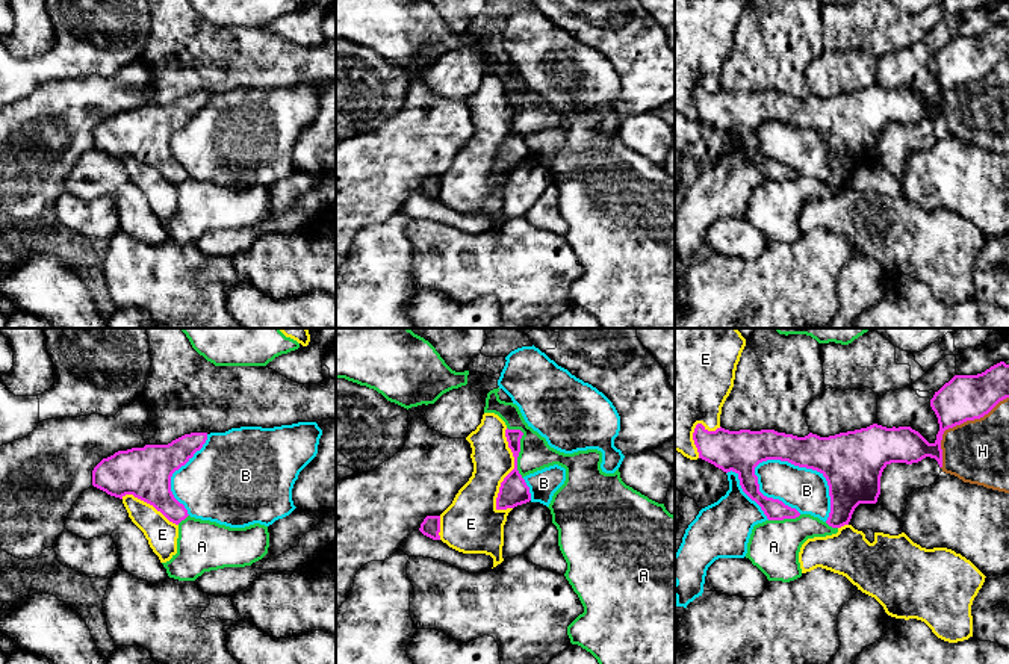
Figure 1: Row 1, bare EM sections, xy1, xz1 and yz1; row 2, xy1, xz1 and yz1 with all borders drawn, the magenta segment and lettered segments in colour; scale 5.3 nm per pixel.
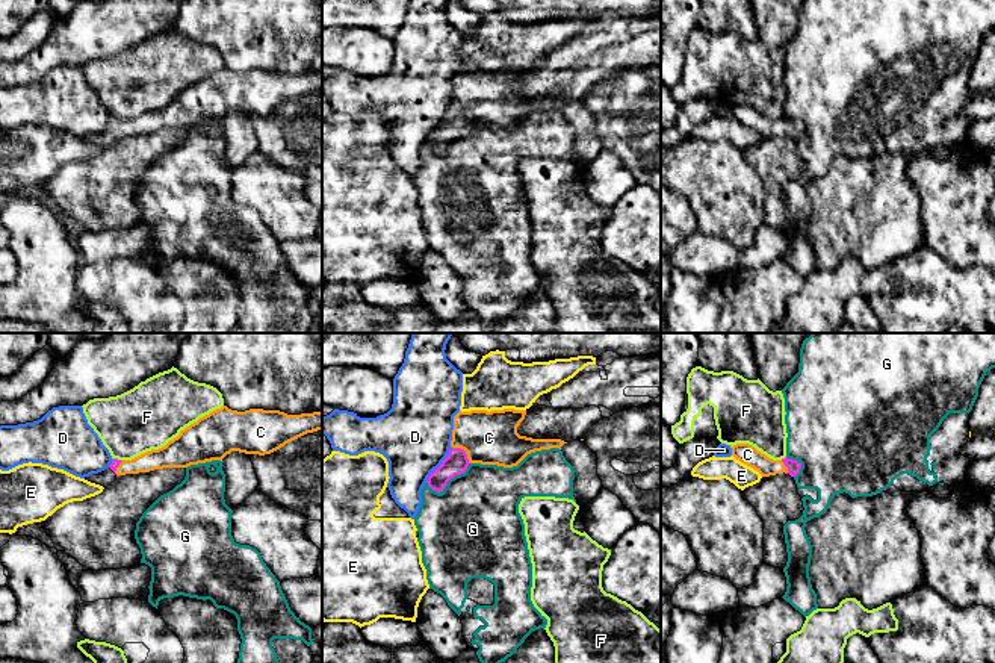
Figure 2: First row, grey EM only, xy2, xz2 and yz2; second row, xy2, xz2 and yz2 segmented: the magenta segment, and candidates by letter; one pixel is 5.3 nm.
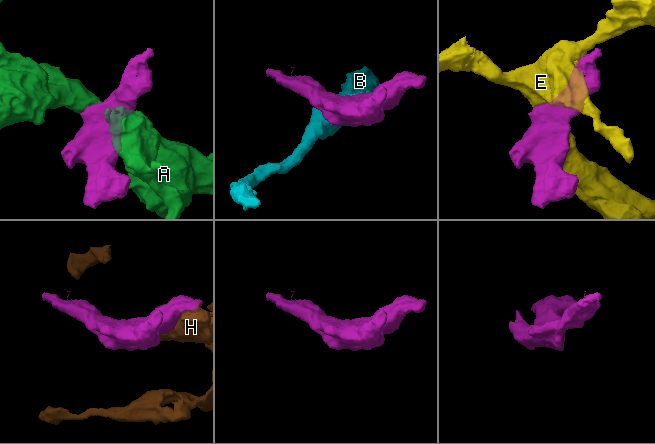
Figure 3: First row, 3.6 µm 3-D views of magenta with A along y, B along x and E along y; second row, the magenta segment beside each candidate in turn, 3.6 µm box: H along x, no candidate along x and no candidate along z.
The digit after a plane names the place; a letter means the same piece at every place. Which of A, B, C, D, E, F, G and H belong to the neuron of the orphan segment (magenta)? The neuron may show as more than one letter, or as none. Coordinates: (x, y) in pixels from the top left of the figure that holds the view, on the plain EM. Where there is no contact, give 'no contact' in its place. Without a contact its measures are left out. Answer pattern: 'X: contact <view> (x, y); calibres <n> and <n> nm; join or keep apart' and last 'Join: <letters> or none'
A: contact xz1 (519, 109); calibres 150 and 170 nm; keep apart
B: contact yz1 (811, 129); calibres 320 and 240 nm; keep apart
C: contact xz2 (464, 112); calibres 120 and 280 nm; join
D: contact xz2 (440, 126); calibres 120 and 380 nm; keep apart
E: contact xz1 (513, 130); calibres 150 and 220 nm; keep apart
F: contact yz2 (782, 120); calibres 70 and 280 nm; keep apart
G: contact xz2 (448, 141); calibres 120 and 460 nm; keep apart
H: contact yz1 (958, 85); calibres 240 and 340 nm; keep apart
Join: C

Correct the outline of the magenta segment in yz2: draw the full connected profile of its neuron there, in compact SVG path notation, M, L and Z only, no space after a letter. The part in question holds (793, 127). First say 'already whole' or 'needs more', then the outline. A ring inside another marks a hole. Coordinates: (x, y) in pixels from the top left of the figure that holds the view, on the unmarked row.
needs more; M736 104L730 109L732 109L732 117L736 121L753 129L762 138L770 138L782 133L789 135L791 138L795 138L801 129L800 123L788 118L782 121L773 121L749 104Z

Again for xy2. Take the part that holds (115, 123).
needs more; M227 67L210 73L180 92L159 110L147 112L132 121L112 120L116 136L150 133L163 129L221 121L231 112L271 115L286 104L322 91L322 71L287 76L280 71L231 71Z

